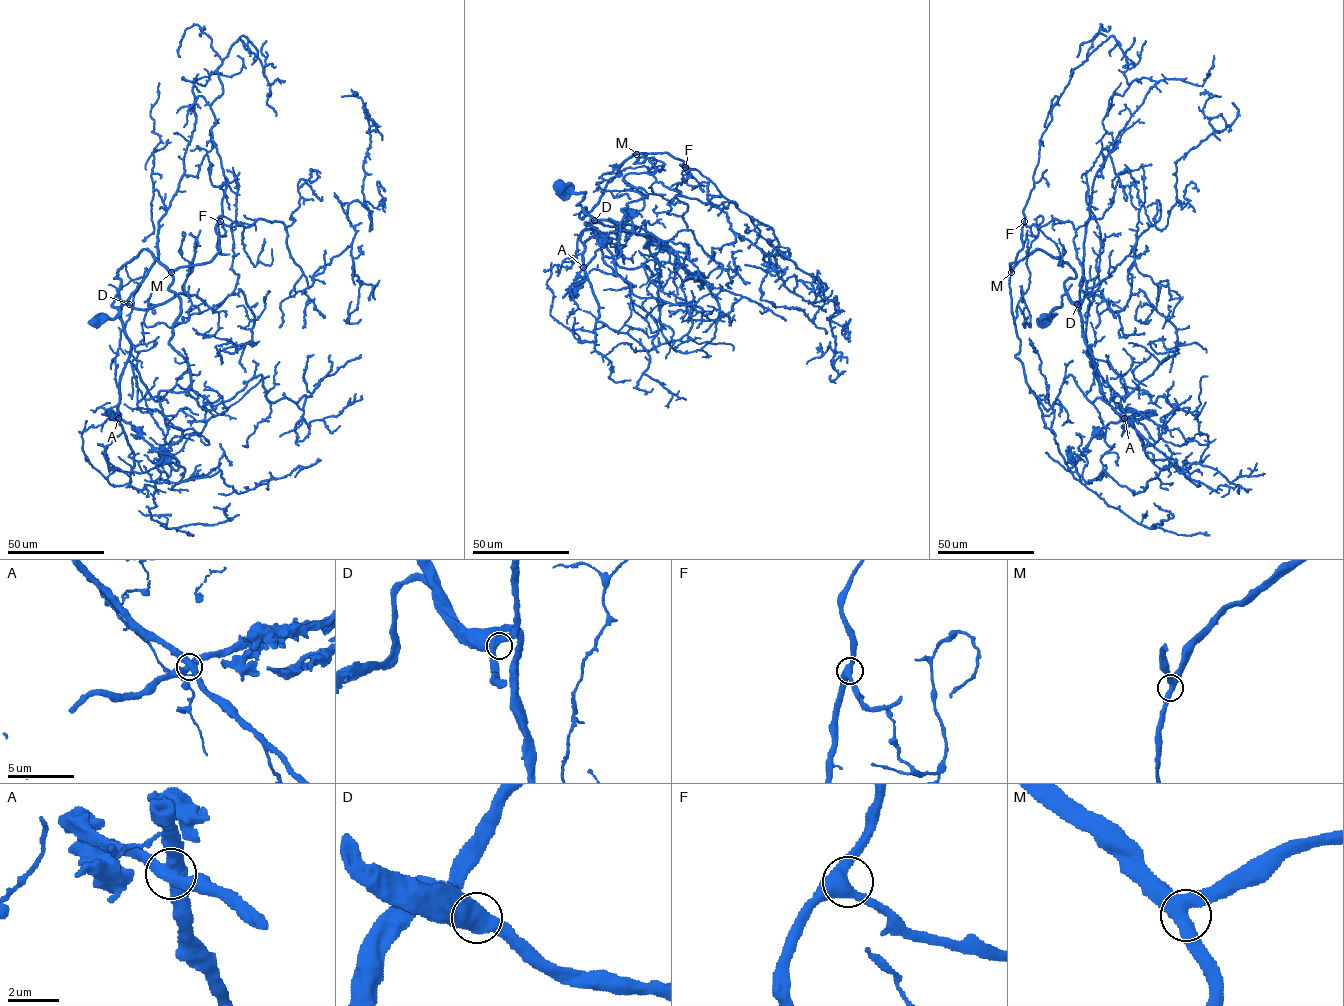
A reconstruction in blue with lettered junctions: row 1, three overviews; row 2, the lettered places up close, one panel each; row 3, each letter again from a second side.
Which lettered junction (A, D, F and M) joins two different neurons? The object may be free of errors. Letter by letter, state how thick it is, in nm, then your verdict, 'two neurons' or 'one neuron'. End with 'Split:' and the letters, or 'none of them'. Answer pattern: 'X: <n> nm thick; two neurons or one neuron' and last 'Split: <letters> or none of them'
A: 550 nm thick; two neurons
D: 500 nm thick; one neuron
F: 440 nm thick; one neuron
M: 440 nm thick; one neuron
Split: A

